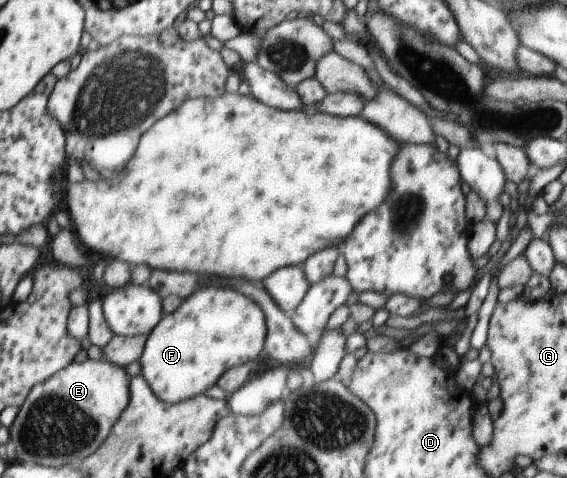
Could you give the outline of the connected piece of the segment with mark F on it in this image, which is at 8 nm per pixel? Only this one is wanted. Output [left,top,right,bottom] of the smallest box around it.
[138,284,267,405]

